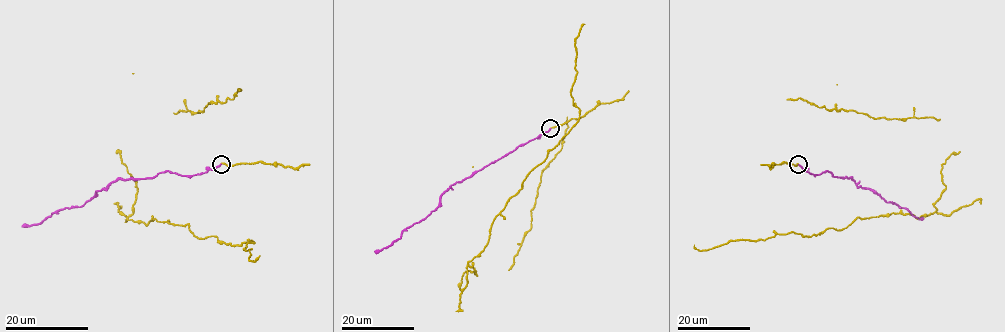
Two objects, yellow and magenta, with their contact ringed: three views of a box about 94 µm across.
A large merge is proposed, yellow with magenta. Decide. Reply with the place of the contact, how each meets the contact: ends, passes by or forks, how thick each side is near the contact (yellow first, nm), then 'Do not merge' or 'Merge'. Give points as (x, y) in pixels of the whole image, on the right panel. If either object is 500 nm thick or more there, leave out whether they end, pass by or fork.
Place: (798, 164). At the ring yellow ends. At the ring magenta ends. Thickness 170 nm (yellow) against 170 nm. Merge

